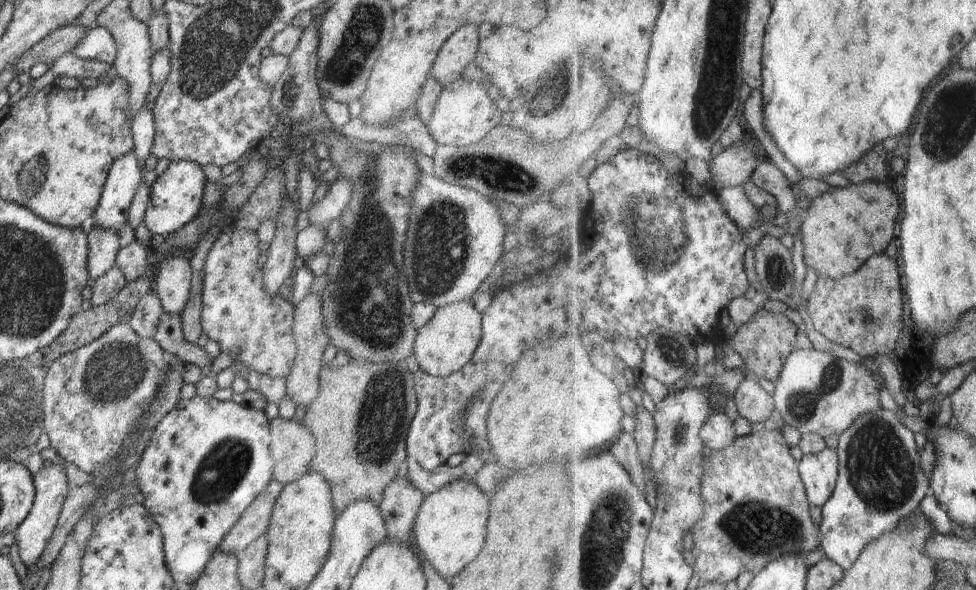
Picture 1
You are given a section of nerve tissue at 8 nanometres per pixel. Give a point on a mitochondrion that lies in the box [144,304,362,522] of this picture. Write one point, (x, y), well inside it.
(223, 468)

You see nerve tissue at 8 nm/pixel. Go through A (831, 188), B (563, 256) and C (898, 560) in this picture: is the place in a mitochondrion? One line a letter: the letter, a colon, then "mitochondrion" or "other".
A: other
B: other
C: other

